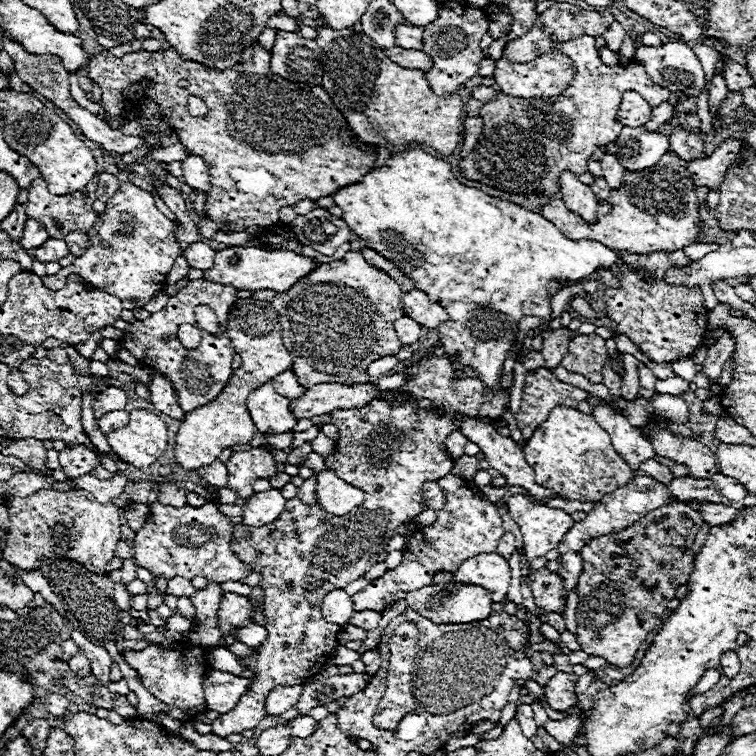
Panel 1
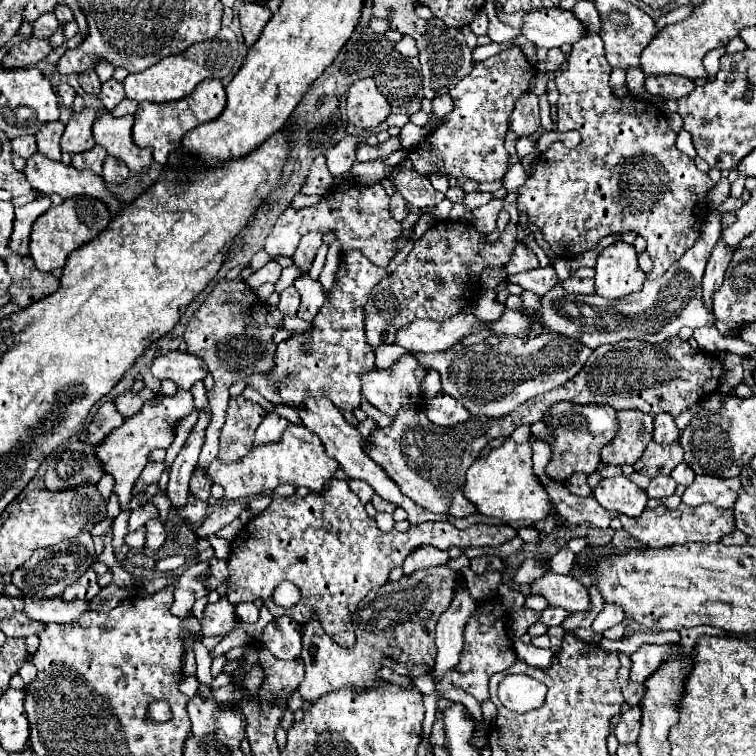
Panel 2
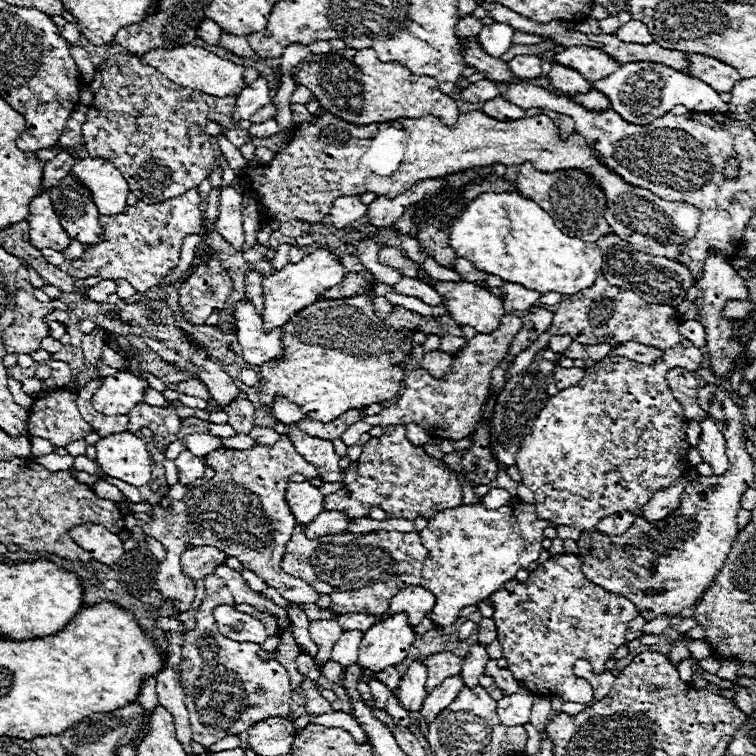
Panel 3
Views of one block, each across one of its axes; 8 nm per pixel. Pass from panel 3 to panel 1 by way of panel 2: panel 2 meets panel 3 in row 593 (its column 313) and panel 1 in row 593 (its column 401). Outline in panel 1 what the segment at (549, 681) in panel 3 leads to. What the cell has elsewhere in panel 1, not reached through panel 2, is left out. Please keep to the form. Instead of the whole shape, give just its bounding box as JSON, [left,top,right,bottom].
[528,568,566,612]

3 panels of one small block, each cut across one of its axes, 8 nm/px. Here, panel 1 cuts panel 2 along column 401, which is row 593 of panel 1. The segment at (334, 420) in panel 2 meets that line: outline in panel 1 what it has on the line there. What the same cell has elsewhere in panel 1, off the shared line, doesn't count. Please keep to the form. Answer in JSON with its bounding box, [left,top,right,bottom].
[454,554,510,602]

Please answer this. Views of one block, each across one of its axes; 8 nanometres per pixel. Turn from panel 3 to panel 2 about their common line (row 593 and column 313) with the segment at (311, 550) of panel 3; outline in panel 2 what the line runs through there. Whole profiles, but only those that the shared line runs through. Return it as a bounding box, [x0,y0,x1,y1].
[268,250,386,412]

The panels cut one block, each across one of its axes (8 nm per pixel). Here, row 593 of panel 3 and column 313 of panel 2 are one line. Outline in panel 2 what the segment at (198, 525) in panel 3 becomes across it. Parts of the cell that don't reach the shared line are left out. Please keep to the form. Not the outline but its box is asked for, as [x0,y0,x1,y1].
[296,156,334,320]

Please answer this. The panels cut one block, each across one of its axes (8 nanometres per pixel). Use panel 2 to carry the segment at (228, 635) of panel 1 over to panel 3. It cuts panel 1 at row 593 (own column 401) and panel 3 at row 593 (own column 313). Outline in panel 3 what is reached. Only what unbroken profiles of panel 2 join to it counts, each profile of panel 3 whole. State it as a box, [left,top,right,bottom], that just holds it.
[182,574,292,750]

